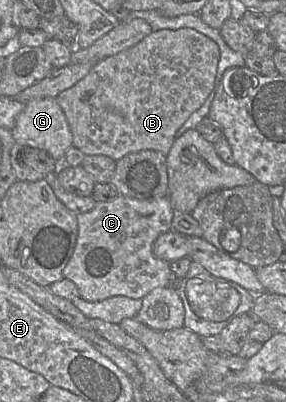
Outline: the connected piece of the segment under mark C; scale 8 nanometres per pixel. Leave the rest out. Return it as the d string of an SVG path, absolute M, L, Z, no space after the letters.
M119 194L111 201L97 202L95 207L91 211L77 214L78 225L77 240L73 254L63 270L64 278L72 281L78 287L80 296L84 300L89 302L99 302L114 296L126 296L132 299L142 299L144 296L146 296L155 288L169 286L173 279L173 273L171 270L170 263L159 258L156 258L153 255L153 243L161 234L166 233L172 229L171 224L174 213L175 211L173 210L167 196L157 199L140 200Z

